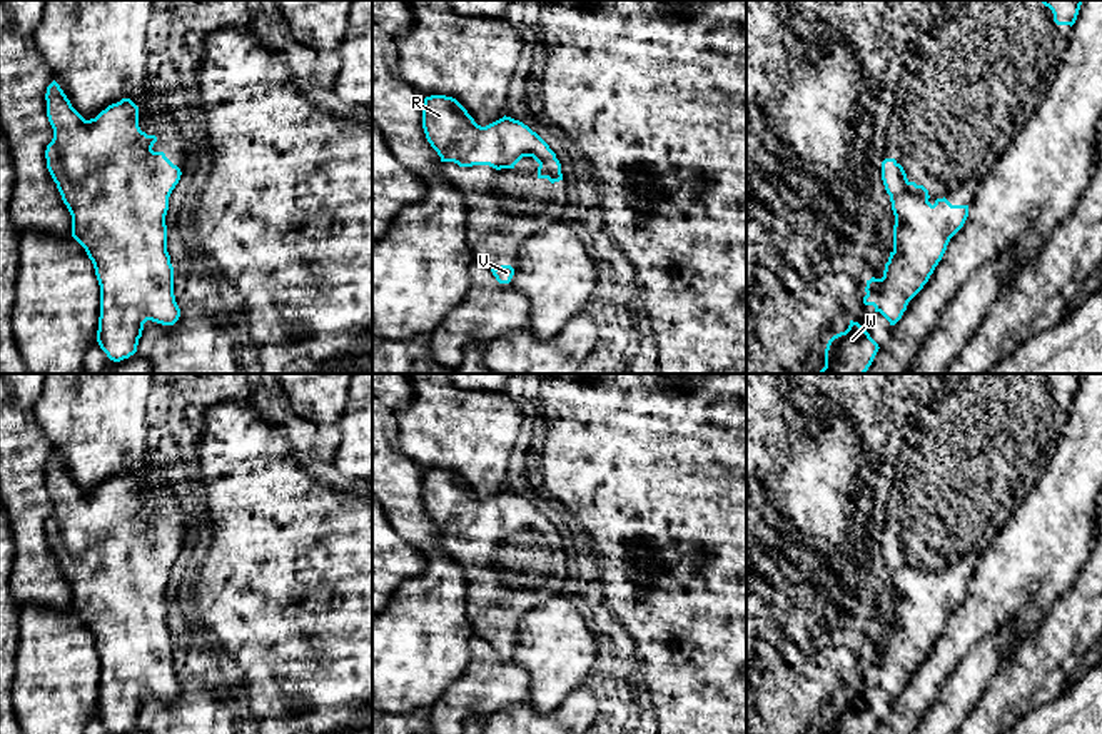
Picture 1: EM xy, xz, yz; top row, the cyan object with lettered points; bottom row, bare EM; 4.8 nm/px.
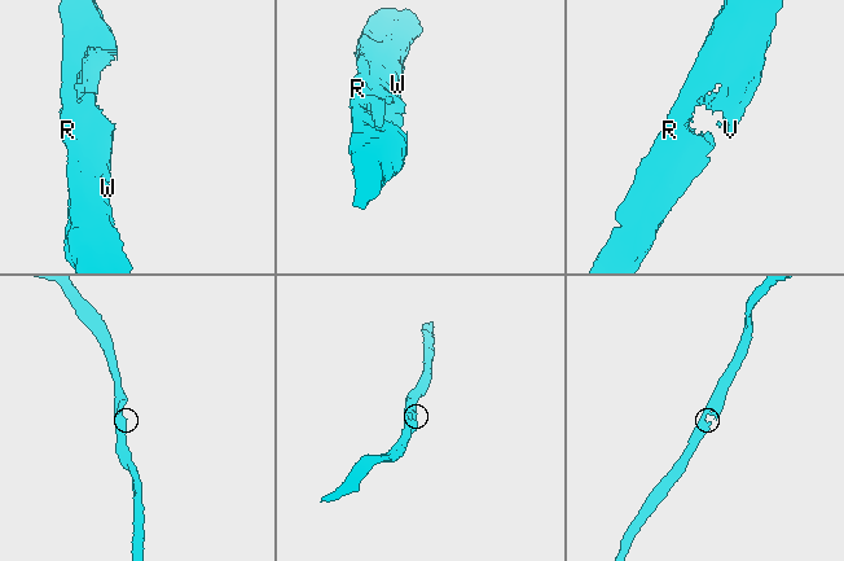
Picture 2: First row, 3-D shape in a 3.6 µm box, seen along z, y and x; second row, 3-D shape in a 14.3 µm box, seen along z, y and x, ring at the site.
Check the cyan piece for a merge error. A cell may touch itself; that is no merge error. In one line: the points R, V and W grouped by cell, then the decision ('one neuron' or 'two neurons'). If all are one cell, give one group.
R V W | one neuron

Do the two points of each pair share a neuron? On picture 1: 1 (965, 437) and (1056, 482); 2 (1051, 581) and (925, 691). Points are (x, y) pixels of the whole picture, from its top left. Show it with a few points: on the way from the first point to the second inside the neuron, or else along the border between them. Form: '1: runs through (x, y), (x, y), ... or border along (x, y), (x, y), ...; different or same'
1: border along (1057, 439), (1049, 466), (1017, 506); different
2: runs through (1016, 584), (945, 656); same

